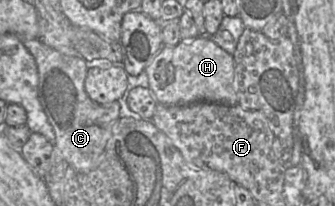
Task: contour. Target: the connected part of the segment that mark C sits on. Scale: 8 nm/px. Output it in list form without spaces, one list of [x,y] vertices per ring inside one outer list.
[[[19,38],[37,66],[38,96],[55,134],[54,147],[78,175],[88,174],[104,156],[112,126],[120,118],[119,101],[100,105],[88,96],[84,87],[88,67],[81,56],[64,55],[37,38]]]

